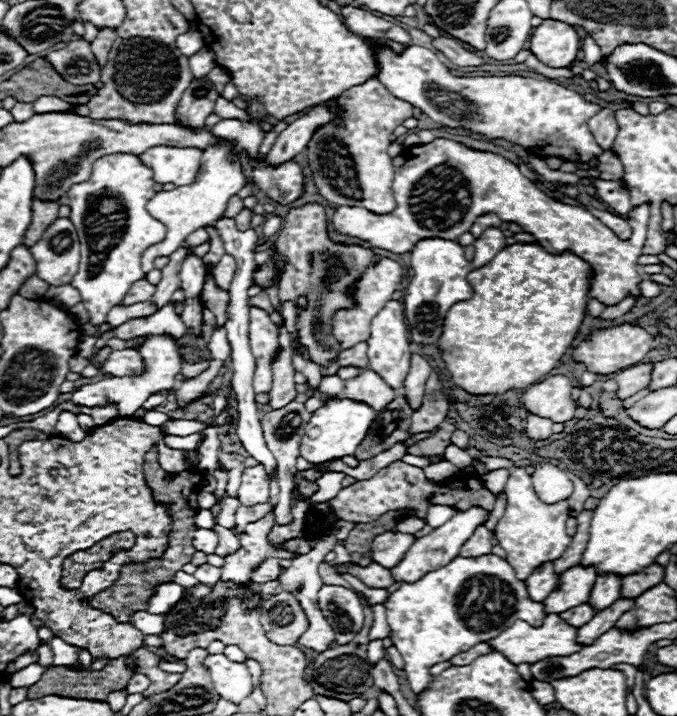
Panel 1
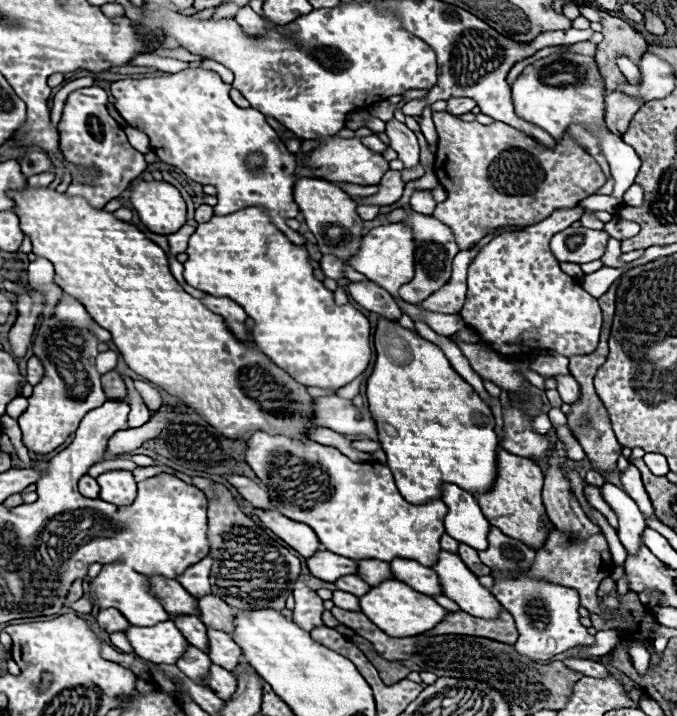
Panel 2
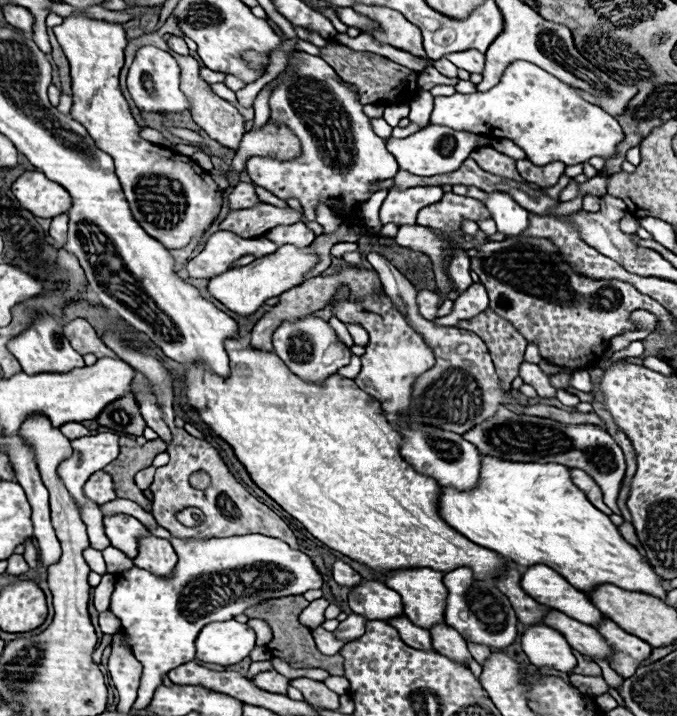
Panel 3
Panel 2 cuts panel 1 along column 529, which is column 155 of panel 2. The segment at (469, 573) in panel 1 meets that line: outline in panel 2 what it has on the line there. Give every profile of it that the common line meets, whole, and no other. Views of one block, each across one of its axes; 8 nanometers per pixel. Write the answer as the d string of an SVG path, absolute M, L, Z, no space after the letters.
M112 562L112 564L104 564L100 574L96 578L90 580L88 584L88 600L92 604L94 610L98 608L118 608L126 620L130 624L144 624L144 626L152 626L160 620L168 620L168 614L164 610L164 606L160 604L160 600L150 594L150 582L146 576L134 572L126 562Z

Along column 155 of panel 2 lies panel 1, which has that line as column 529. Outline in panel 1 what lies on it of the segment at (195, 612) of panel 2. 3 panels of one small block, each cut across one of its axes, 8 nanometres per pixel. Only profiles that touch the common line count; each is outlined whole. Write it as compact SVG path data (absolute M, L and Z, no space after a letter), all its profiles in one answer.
M546 562L540 568L536 568L536 572L528 576L526 584L528 584L528 594L532 596L532 600L542 602L544 598L548 598L548 594L558 586L558 574L554 572L554 564Z

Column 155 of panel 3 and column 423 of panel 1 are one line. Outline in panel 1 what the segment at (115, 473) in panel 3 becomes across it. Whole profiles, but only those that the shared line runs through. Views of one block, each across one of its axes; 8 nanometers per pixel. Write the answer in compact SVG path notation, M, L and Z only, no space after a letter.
M442 422L440 424L440 430L426 438L426 440L420 440L418 444L410 446L408 448L408 454L414 454L414 456L424 456L430 460L430 464L438 464L440 460L444 460L444 450L452 444L452 432L456 430L454 424L448 424L448 422Z

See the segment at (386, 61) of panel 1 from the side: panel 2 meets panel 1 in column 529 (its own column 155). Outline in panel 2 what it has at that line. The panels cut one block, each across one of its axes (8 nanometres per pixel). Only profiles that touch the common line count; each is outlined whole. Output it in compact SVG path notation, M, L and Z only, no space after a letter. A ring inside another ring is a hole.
M186 68L170 76L118 80L112 84L110 92L122 118L130 126L148 134L150 146L162 162L180 168L188 178L202 186L216 186L218 204L214 214L222 216L250 206L262 206L278 230L282 230L294 244L304 244L304 238L284 222L286 218L298 216L298 206L292 198L296 182L294 154L286 150L262 112L256 112L254 108L238 108L230 100L230 84L224 84L216 72ZM252 152L262 154L264 166L256 170L248 168L246 158Z

